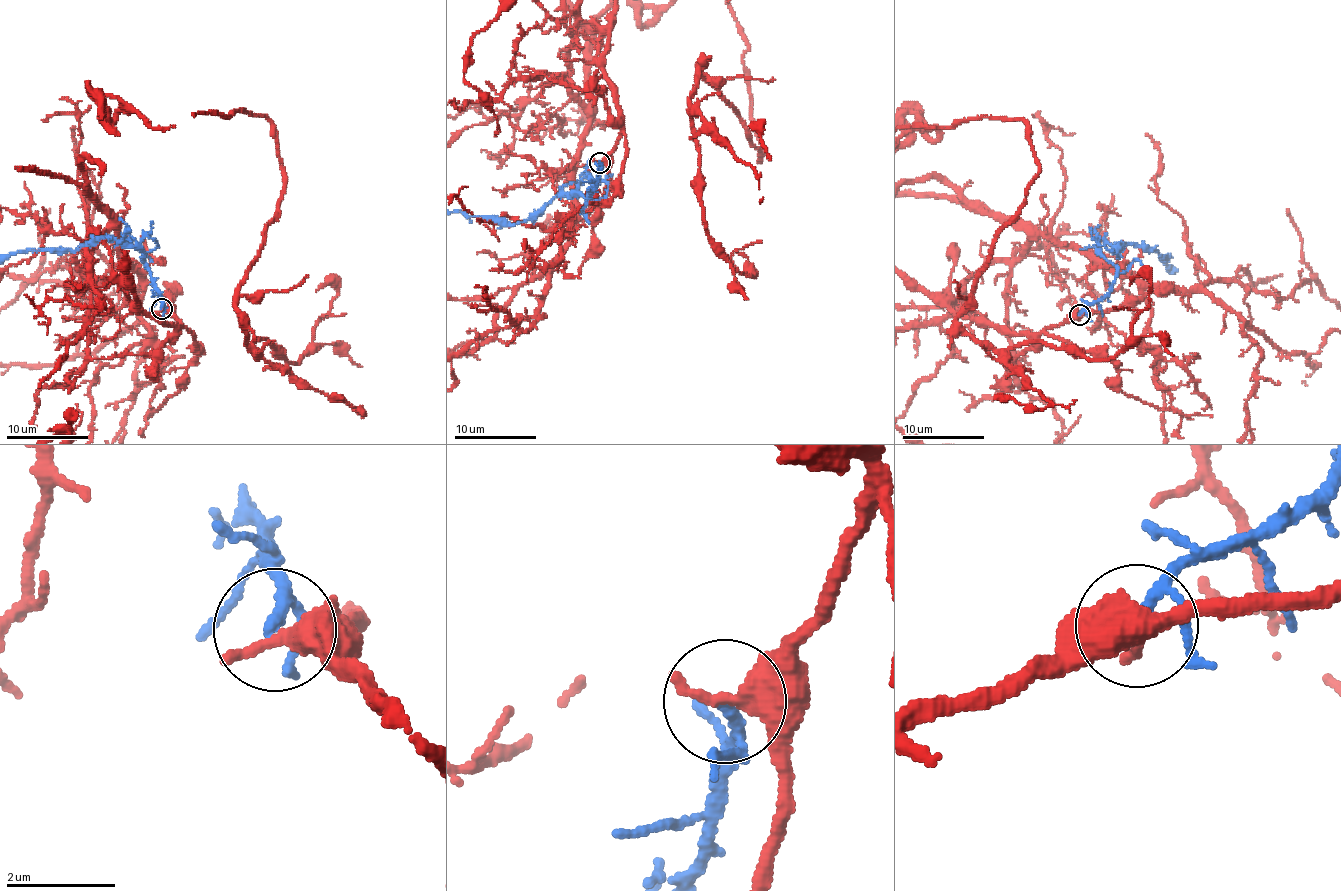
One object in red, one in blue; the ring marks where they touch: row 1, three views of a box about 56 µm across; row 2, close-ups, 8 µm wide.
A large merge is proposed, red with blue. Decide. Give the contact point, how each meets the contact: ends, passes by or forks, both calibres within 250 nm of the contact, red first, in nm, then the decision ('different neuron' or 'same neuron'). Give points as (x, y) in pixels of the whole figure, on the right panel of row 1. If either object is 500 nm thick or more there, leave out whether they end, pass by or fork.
place (1079, 315); red passes by; blue passes by; calibres 380 and 180 nm; different neuron

